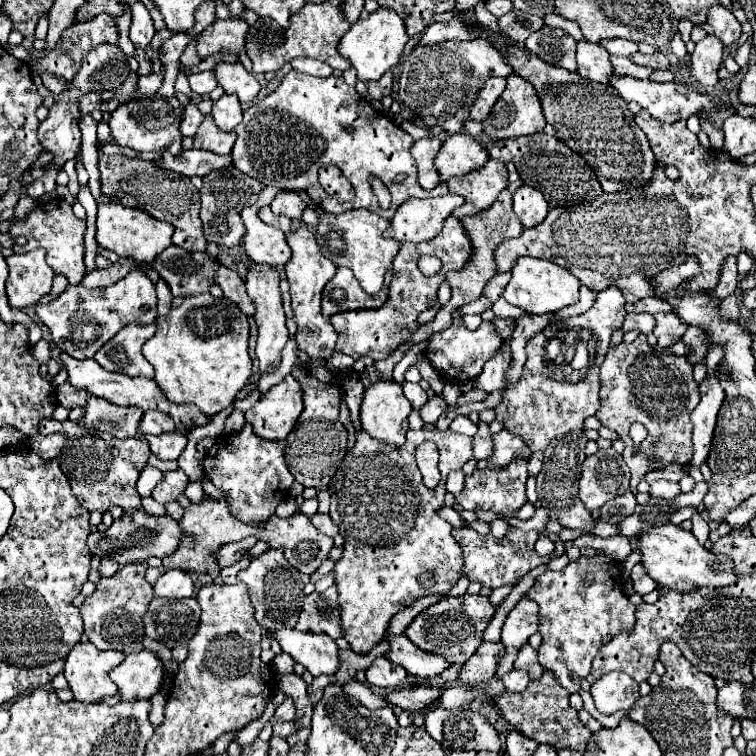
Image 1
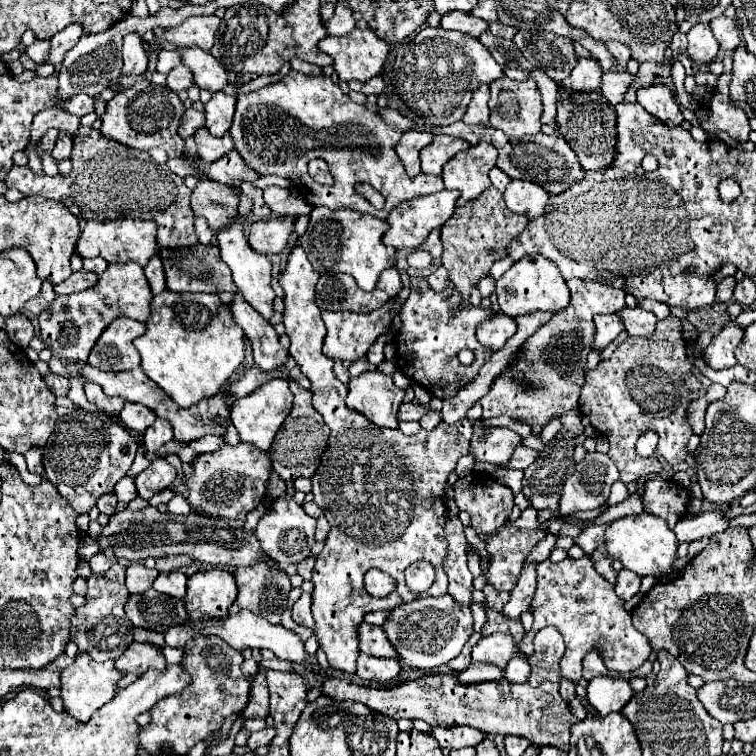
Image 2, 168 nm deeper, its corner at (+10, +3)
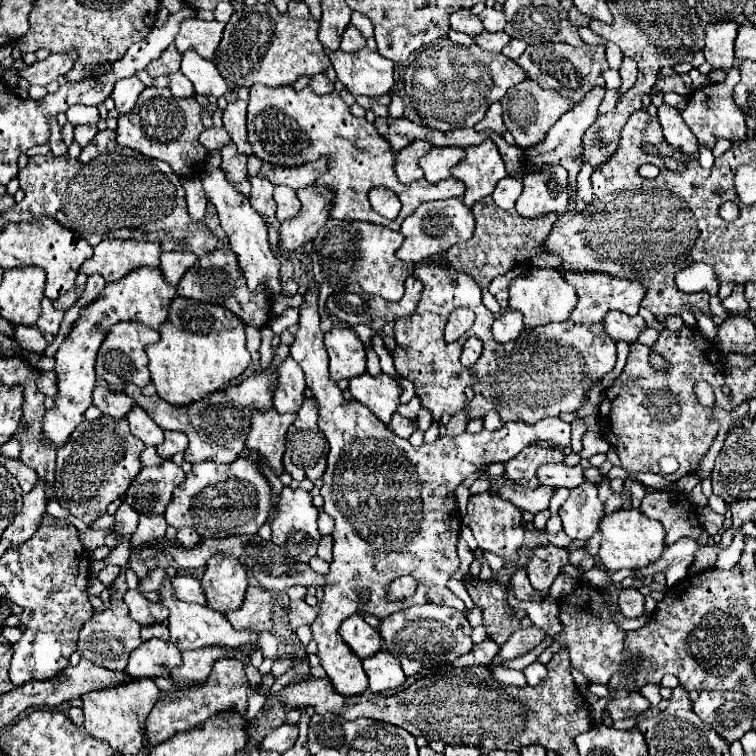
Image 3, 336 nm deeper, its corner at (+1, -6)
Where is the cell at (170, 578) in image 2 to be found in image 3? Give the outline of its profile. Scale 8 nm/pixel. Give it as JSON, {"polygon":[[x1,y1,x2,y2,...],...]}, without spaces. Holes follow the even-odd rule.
{"polygon":[[177,575,171,579,171,587,173,587,173,593,179,601,185,601,185,603,199,603,199,605,205,605,205,593,201,589,201,583,191,577,191,575]]}

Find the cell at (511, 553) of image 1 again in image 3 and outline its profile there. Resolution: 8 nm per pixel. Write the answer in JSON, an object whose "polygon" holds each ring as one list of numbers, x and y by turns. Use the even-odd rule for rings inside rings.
{"polygon":[[523,565,515,567,515,571,513,571,511,579,509,579,509,587,513,589,513,595,519,601,541,601,539,595,535,593,535,589,531,587,529,577,527,577,527,569]]}

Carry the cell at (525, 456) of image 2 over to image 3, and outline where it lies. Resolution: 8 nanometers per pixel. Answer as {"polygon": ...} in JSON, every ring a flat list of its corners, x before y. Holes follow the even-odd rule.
{"polygon":[[555,463,555,465,539,465,537,477,539,477,539,481,543,485,573,489,573,487,583,483,583,467,581,465,567,467,567,465,559,465,559,463]]}

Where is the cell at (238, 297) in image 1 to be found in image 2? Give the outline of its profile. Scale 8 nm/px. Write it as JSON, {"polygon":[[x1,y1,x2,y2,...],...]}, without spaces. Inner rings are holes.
{"polygon":[[236,294,236,300,230,304,230,308,234,322,244,328,244,334,252,344,256,366,264,372,282,370,288,360,288,350,280,346,274,326,266,322,240,294]]}

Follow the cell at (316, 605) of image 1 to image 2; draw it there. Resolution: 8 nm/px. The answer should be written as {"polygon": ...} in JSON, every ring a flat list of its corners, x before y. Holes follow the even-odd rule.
{"polygon":[[302,594,298,598,298,602,292,608,292,618,294,618,296,624,314,628,314,618,312,618,312,612,310,612,310,604,312,604,312,596,310,594]]}

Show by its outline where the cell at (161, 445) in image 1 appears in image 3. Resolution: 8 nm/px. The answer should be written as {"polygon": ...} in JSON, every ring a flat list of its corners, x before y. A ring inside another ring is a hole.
{"polygon":[[165,431,165,441,157,447,157,455,163,459,171,459,175,453,185,451,187,437,181,431]]}

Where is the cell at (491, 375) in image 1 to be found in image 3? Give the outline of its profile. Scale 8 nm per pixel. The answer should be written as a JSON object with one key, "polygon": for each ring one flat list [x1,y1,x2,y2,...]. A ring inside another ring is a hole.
{"polygon":[[507,309,505,317,495,319,495,323,493,323,493,337,495,337,497,343,515,341,515,339,521,335,523,329,525,329,523,317,521,317,517,311]]}

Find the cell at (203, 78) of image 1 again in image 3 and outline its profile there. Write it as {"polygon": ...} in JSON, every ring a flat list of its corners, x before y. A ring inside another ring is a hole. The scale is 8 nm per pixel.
{"polygon":[[173,73,171,75,171,85,169,85,173,97,193,97,195,91,191,89,191,81,187,81,187,77,183,77,183,73]]}

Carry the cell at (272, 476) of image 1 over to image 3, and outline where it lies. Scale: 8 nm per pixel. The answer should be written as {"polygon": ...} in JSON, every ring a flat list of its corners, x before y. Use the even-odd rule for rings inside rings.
{"polygon":[[237,457,233,463,195,463,185,481,175,489,165,511,165,519,177,529,193,525,201,537,255,535,267,521,271,507,271,487,259,471,259,465,251,459]]}

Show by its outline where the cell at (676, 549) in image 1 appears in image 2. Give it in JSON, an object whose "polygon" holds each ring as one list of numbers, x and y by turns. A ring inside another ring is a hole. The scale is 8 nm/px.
{"polygon":[[634,514,634,516,624,516,614,522,610,522,606,530,606,552,610,558,620,560,624,568,640,574,640,576,654,576,654,574,668,574,672,562,676,560,676,536,668,528,666,520,654,516,654,514]]}

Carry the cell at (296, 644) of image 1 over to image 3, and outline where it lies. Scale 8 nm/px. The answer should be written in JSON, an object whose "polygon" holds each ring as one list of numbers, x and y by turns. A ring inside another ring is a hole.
{"polygon":[[165,579,165,583,159,589,161,593,161,603,169,609,169,631,171,631,171,643,183,653,183,651,193,651,193,649,201,649,201,647,209,647,209,645,219,645,219,647,229,647,229,649,249,649,251,653,259,649,259,633,253,629,233,629,231,623,227,621,227,617,219,611,213,611,205,605,191,605,191,603,183,603,177,601,177,597,171,593,171,583,169,579]]}

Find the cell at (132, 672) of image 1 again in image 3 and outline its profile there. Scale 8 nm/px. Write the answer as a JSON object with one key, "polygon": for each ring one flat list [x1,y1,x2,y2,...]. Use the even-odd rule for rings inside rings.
{"polygon":[[151,639,141,643,129,657,127,673,131,677,169,677,173,667,181,665,181,653,173,643]]}

